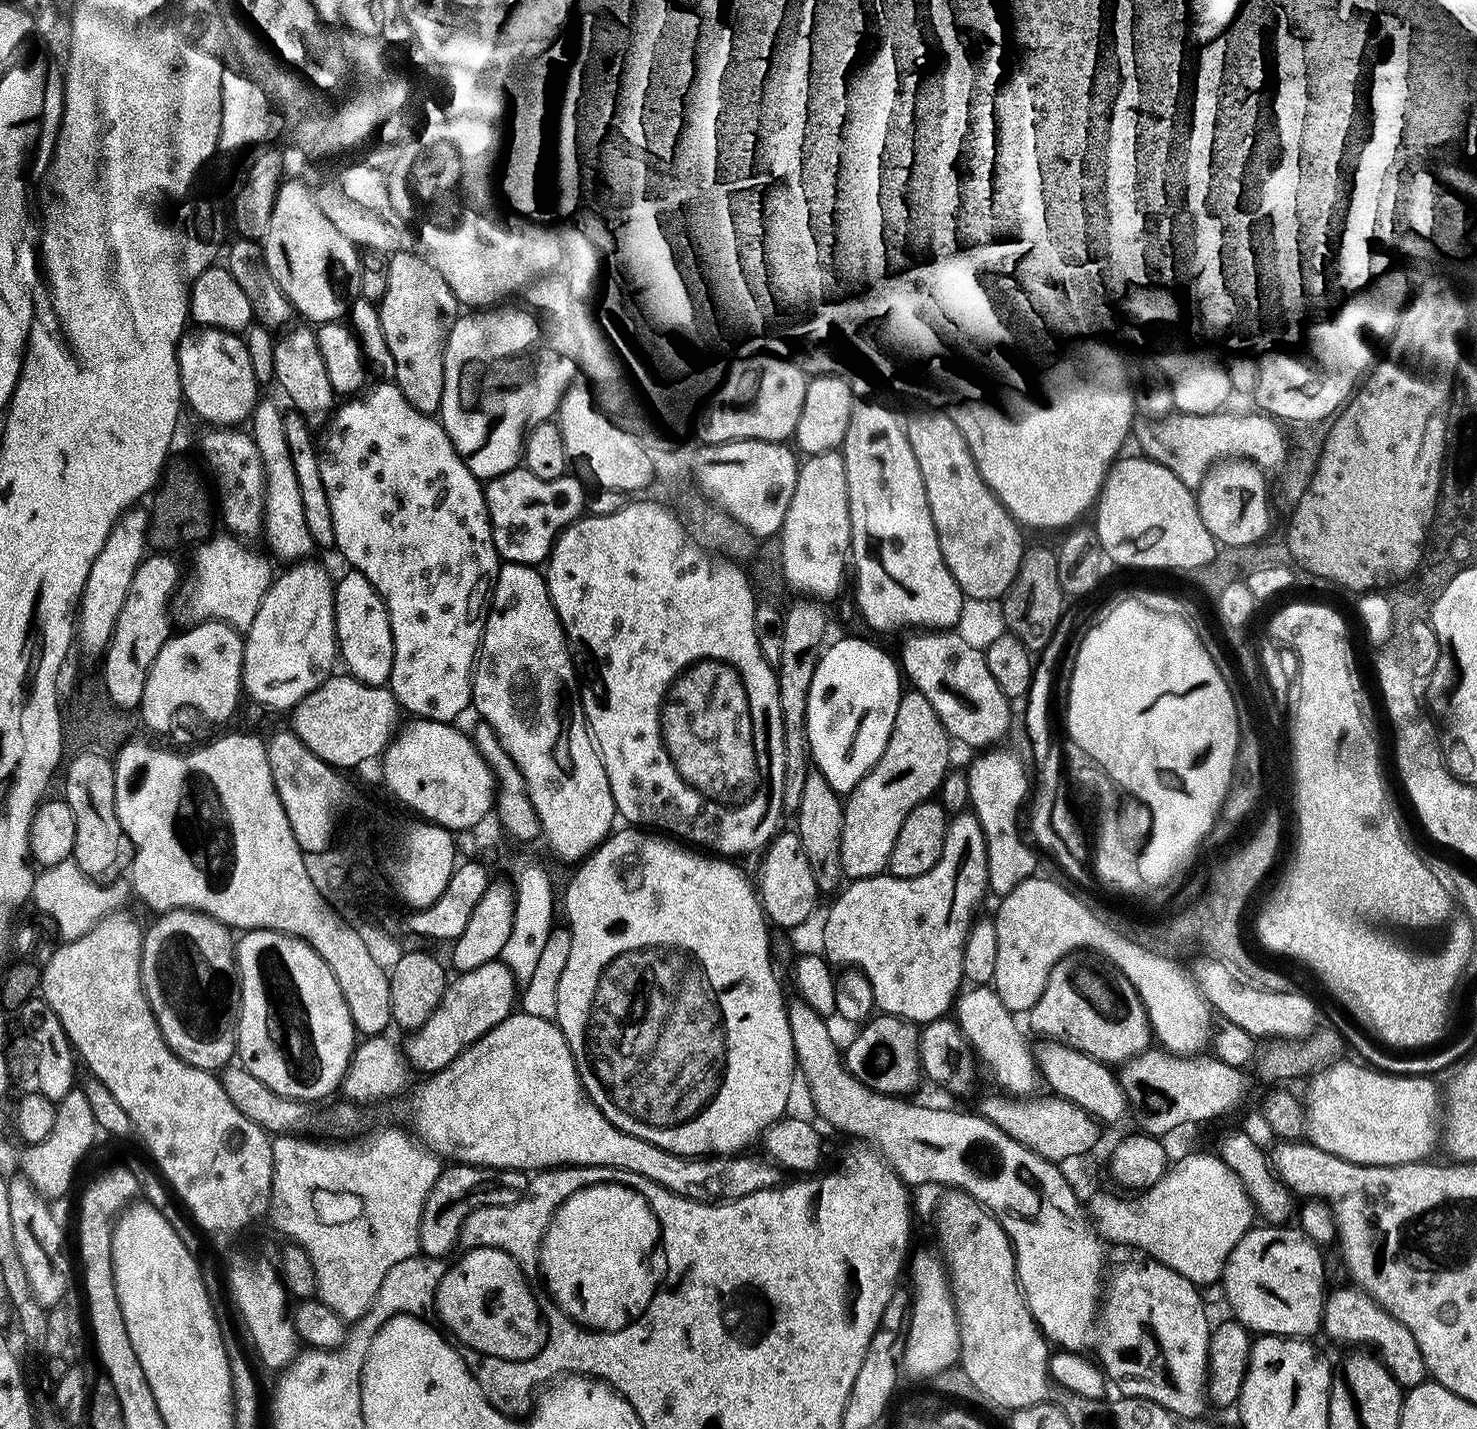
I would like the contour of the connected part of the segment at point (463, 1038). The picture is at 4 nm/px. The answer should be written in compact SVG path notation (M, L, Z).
M491 960L486 962L486 966L459 973L449 979L434 1014L430 1014L427 1022L409 1035L412 1037L408 1041L403 1041L402 1051L417 1073L431 1074L442 1070L450 1066L462 1050L478 1042L478 1038L494 1030L498 1022L512 1015L517 1004L518 982L503 960Z

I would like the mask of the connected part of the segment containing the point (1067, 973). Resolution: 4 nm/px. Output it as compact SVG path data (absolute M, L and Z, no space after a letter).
M1069 954L1054 965L1038 1002L1034 1002L1032 1009L1026 1013L1026 1020L1037 1032L1037 1037L1069 1044L1074 1050L1093 1056L1109 1066L1123 1065L1125 1060L1133 1060L1138 1054L1148 1051L1153 1043L1152 1028L1148 1025L1144 1003L1140 1001L1132 983L1117 968L1104 962L1095 964L1084 956L1087 955Z

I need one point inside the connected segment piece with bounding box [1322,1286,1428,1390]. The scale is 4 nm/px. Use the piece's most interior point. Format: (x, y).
(1351, 1316)

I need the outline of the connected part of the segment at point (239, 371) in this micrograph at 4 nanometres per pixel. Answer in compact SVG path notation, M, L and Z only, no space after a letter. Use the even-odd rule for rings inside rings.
M195 327L185 331L176 348L176 361L179 366L180 389L183 390L185 403L190 404L195 414L206 424L215 427L237 427L251 417L257 404L260 385L256 380L253 366L250 365L249 352L243 339L235 333L222 331L220 328Z

